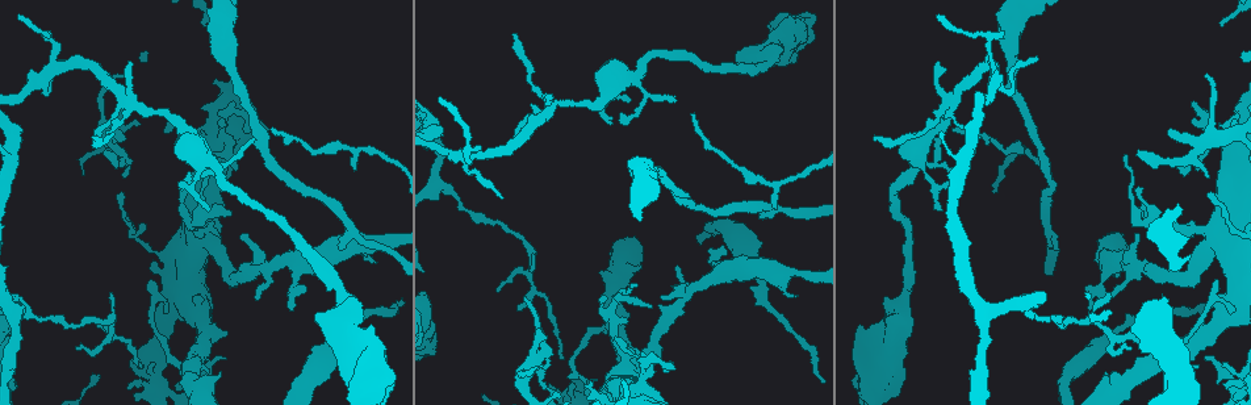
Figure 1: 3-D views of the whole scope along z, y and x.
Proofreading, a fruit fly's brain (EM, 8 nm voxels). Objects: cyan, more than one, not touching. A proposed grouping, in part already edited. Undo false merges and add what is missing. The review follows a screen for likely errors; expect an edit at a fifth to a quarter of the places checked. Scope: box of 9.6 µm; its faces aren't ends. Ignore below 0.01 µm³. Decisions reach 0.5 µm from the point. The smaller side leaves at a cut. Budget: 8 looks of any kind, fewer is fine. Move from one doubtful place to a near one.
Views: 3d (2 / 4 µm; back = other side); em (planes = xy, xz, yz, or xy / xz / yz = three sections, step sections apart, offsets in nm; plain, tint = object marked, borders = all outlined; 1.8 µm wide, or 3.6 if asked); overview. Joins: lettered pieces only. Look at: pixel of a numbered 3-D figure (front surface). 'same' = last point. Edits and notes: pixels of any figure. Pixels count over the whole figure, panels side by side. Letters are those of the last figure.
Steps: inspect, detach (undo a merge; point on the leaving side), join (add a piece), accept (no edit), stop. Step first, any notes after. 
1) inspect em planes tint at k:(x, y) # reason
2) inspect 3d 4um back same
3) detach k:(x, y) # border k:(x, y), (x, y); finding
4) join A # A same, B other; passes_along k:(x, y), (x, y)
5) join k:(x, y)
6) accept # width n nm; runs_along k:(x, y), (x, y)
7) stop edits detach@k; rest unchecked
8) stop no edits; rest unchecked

inspect 3d 4um at 1:(118, 131) # free end

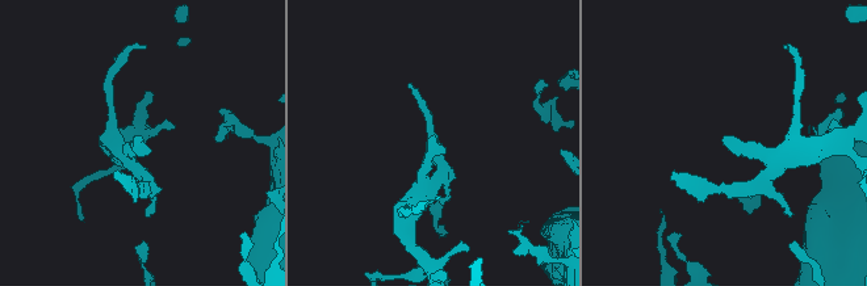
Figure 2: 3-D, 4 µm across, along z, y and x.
inspect em 3.6um planes borders at 2:(434, 136) # need the tissue

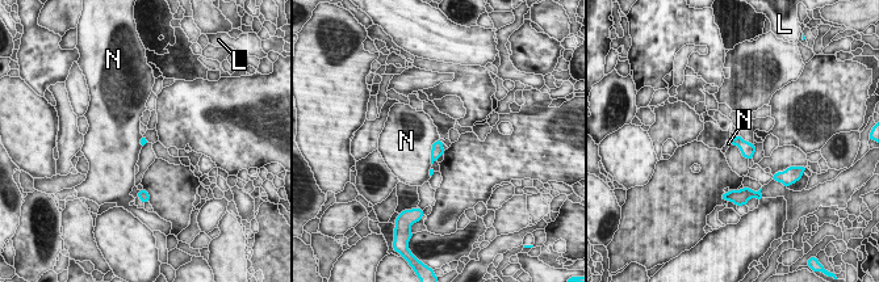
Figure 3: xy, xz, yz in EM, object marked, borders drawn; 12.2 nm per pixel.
accept # L other, N other; border 3:(439, 138), (432, 144), (431, 164); no lettered piece goes on from it

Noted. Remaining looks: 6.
inspect em xy step 8 tint at 1:(164, 309) # an open end

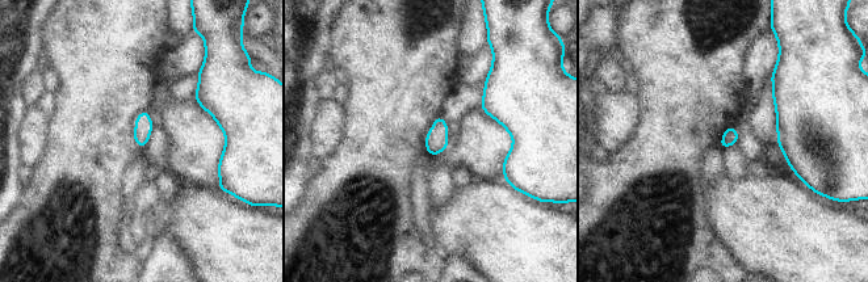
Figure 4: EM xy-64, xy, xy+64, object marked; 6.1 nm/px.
inspect em planes borders same

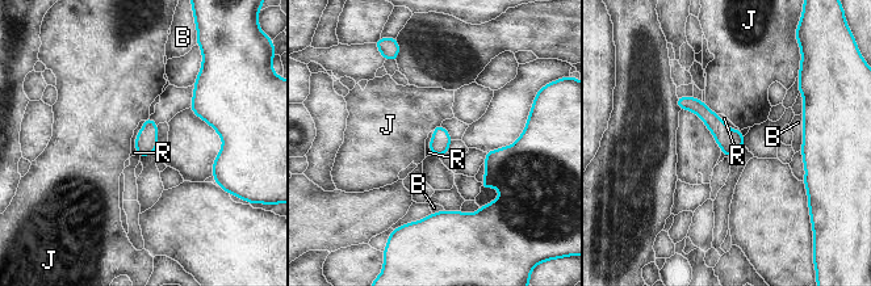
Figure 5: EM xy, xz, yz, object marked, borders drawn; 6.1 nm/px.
accept # B other, J other, R other; no lettered piece goes on from it

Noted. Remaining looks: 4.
inspect 3d 4um at 1:(902, 318)

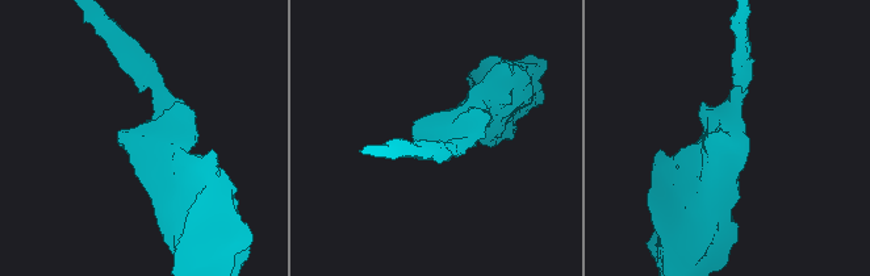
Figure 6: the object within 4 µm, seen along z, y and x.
inspect em planes borders at 6:(122, 138)

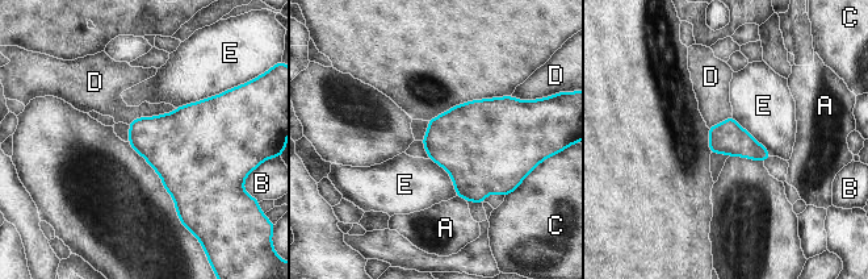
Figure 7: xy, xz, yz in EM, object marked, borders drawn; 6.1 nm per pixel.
accept # A other, B other, C other, D other, E other; border 7:(221, 92), (181, 104), (177, 108); no lettered piece goes on from it

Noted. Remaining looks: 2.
stop no edits; rest unchecked

